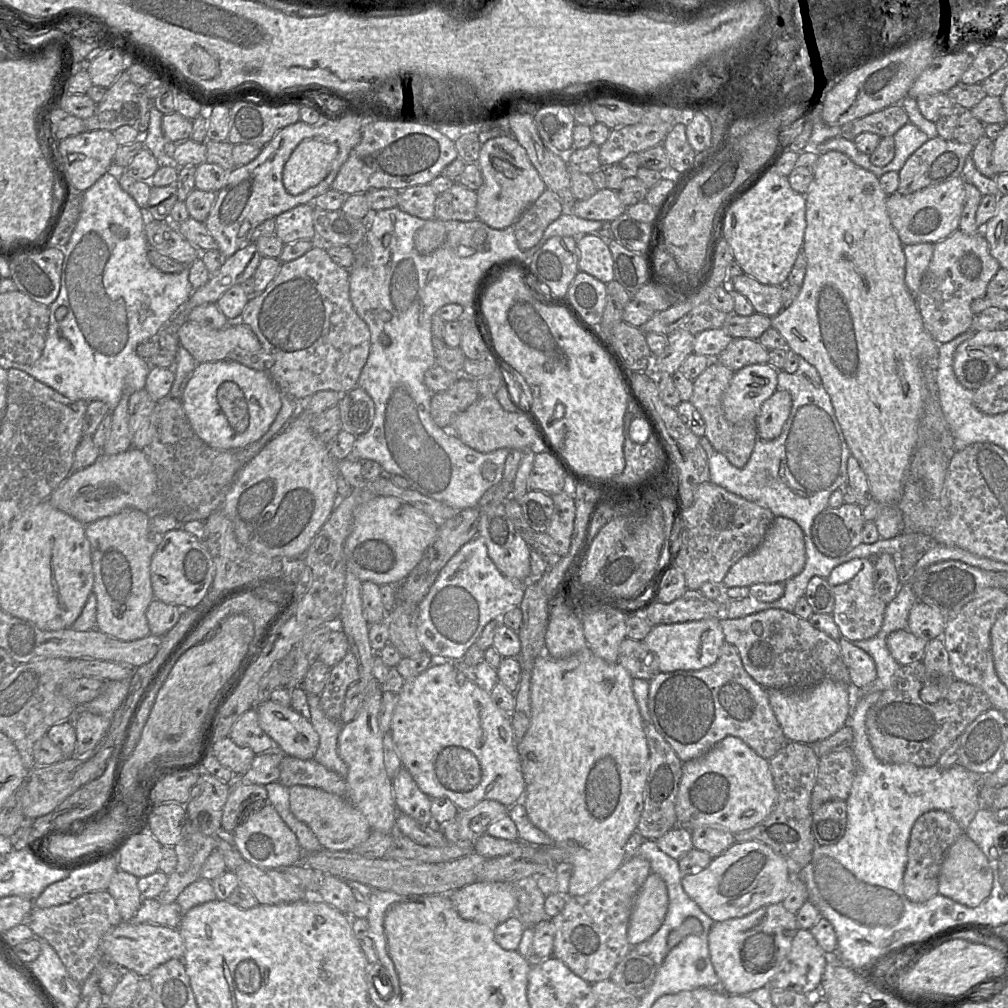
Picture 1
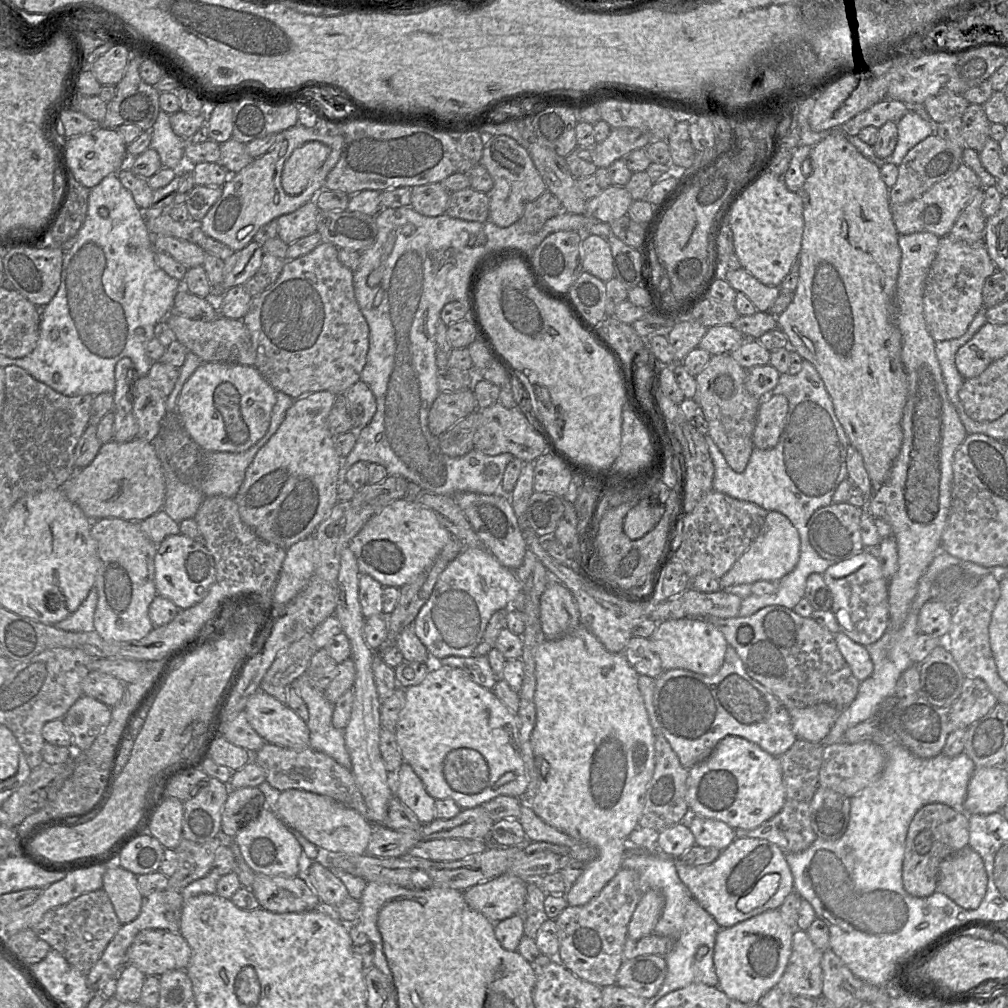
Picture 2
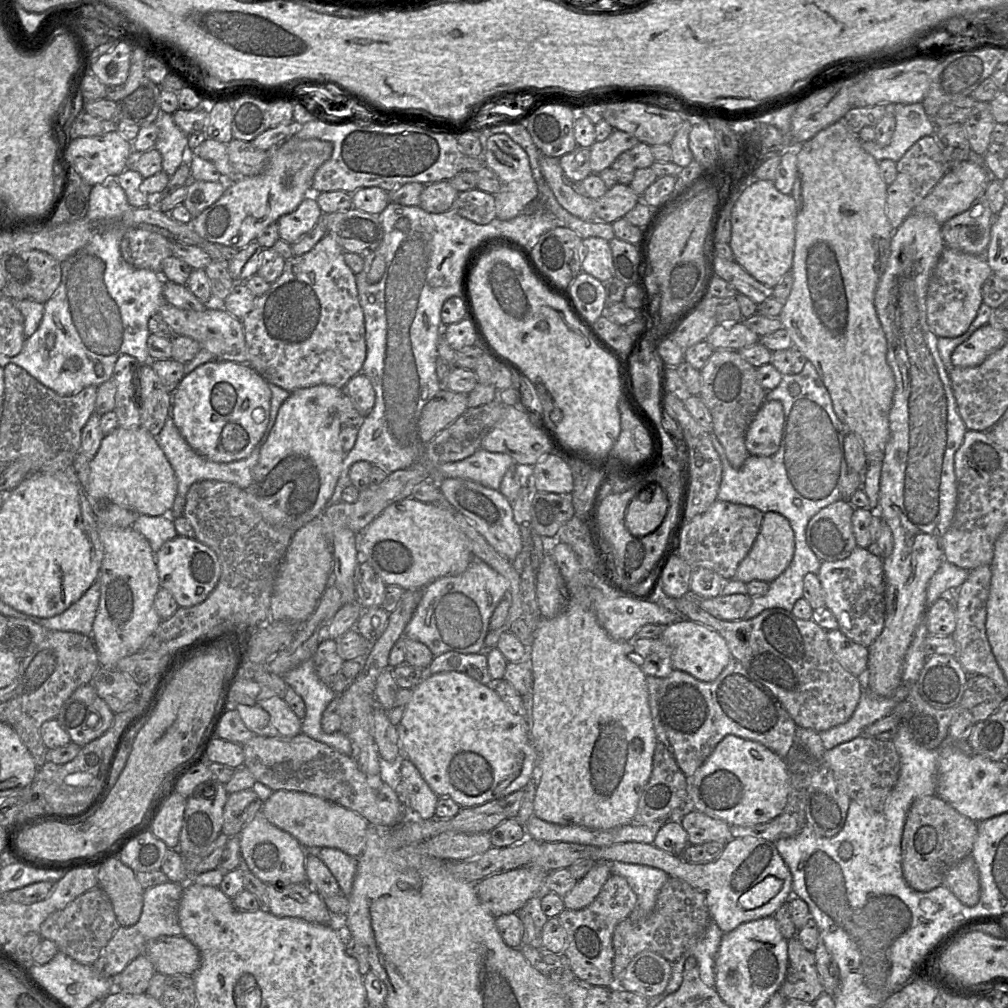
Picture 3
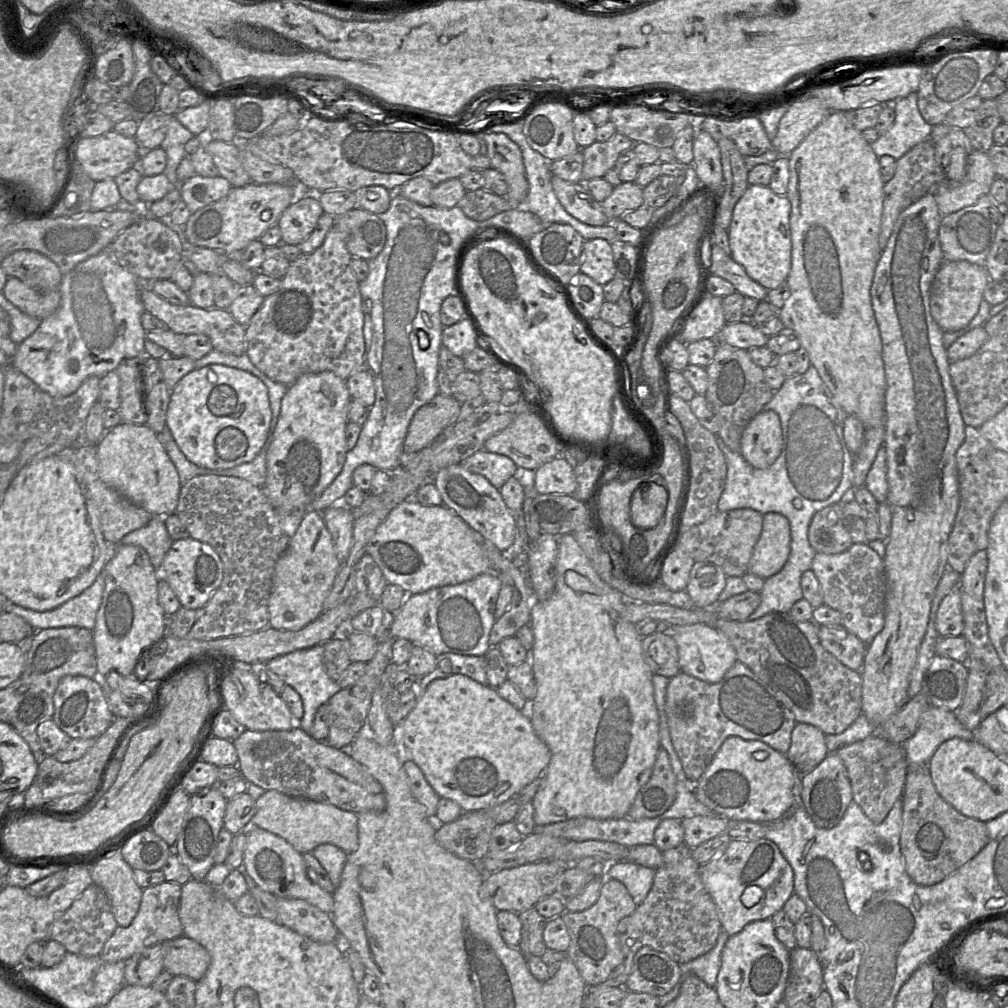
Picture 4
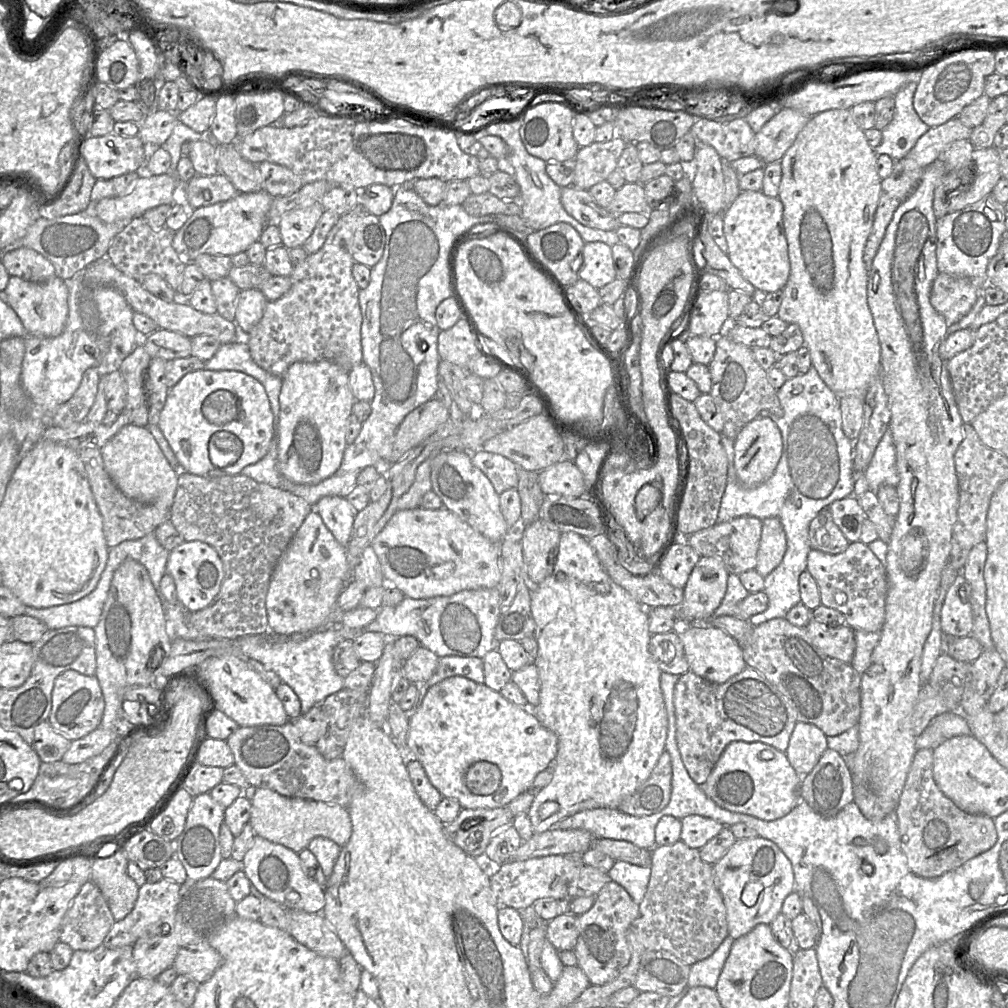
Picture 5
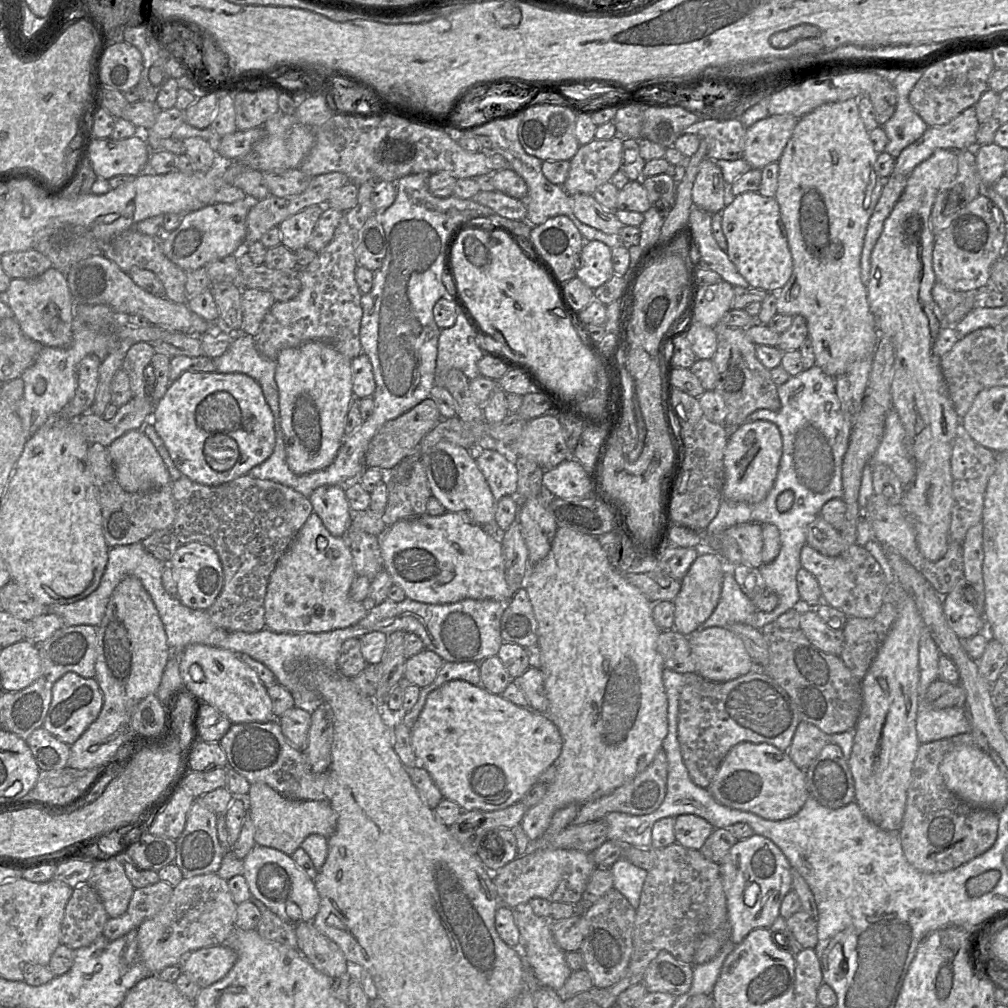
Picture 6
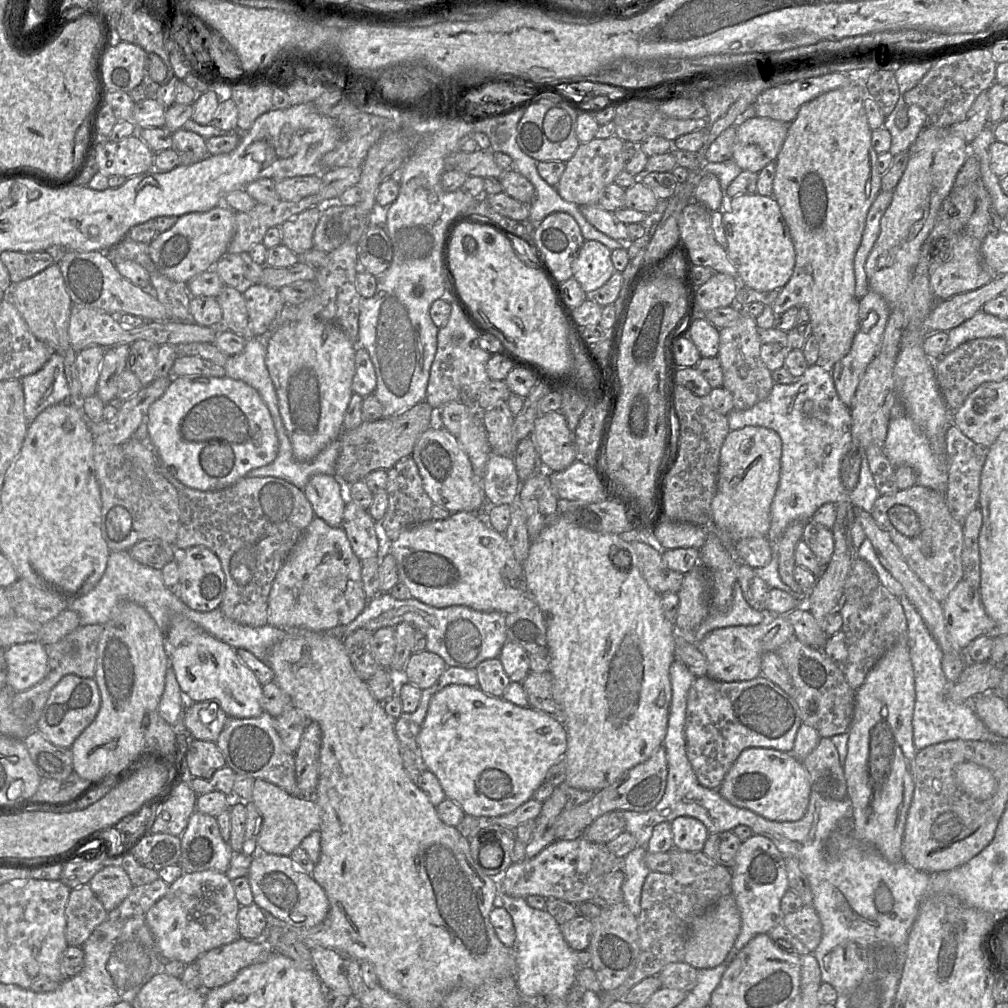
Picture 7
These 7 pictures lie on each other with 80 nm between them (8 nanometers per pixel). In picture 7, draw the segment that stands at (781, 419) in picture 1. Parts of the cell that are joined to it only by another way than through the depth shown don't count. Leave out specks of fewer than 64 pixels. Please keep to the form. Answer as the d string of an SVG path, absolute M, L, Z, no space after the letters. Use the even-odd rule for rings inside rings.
M746 426L728 433L720 451L717 492L711 504L712 527L729 534L734 543L743 538L767 537L781 456L782 441L772 429Z

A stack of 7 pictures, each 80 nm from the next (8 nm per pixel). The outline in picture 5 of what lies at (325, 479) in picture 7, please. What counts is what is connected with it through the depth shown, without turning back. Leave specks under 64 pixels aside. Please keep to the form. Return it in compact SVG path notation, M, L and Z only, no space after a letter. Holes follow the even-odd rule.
M324 496L313 509L319 513L335 539L347 547L356 514L347 499L342 496Z

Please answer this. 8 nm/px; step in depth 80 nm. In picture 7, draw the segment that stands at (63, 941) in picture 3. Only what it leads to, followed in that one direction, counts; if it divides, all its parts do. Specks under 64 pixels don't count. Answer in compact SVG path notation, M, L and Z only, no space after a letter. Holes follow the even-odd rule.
M88 884L72 889L65 908L68 946L81 945L108 917L108 912Z

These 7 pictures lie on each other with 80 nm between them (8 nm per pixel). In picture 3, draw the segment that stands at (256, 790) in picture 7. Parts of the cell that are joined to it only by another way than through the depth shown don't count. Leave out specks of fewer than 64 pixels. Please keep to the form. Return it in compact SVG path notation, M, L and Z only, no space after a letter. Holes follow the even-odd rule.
M277 790L263 802L262 813L267 820L288 832L307 851L324 847L337 848L352 857L362 853L369 822L357 812L332 801L304 792Z

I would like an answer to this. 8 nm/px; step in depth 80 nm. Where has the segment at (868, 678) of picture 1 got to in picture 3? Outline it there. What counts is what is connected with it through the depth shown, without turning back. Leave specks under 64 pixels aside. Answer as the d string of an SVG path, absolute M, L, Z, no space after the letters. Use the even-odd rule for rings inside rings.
M839 629L828 631L827 638L839 663L851 674L863 679L868 669L868 648L851 640Z

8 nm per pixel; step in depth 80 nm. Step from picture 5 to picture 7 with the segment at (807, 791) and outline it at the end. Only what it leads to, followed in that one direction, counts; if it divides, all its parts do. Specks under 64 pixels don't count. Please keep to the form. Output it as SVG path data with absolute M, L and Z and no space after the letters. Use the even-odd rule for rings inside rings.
M822 737L816 748L802 761L809 774L812 791L831 800L847 798L847 784L839 754L830 738Z

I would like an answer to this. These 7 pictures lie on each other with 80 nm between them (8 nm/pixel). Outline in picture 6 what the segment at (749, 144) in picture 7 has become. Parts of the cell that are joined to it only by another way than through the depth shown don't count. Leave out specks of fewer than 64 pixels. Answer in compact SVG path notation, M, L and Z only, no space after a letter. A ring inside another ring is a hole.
M771 115L746 129L743 157L752 169L778 162L798 119L792 115Z

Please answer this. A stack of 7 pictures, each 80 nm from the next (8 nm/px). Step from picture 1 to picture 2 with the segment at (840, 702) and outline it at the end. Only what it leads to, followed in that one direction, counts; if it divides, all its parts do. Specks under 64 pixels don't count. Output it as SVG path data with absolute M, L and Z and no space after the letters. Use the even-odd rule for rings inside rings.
M828 703L789 710L792 731L797 739L822 744L840 711Z

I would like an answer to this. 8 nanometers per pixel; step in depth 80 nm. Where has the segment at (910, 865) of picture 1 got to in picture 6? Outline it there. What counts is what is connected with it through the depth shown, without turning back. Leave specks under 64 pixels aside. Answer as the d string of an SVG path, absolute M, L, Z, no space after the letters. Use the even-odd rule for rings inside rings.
M970 733L919 745L899 829L905 858L918 871L941 873L953 870L985 853L997 839L999 813L962 801L947 788L939 770L950 751L967 744L975 745Z

